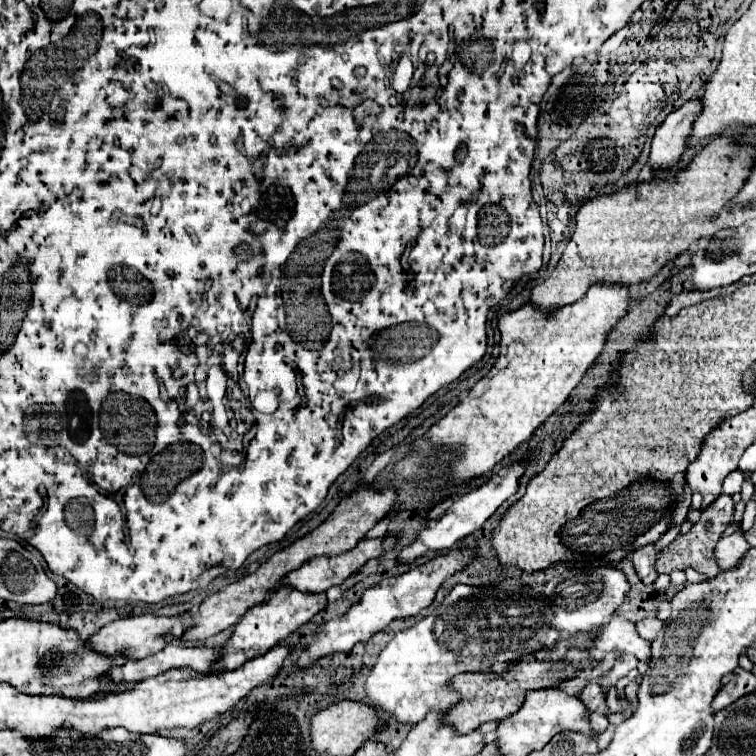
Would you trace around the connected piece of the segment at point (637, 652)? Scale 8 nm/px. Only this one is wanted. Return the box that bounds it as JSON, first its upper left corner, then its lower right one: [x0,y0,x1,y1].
[595,615,651,663]

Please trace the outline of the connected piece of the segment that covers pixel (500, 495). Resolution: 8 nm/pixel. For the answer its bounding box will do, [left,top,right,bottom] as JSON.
[399,463,525,563]

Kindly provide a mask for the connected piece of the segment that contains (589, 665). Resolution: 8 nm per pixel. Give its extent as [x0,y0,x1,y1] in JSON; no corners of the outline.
[565,649,597,669]

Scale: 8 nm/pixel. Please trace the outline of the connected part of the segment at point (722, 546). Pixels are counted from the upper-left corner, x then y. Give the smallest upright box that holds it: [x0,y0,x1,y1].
[715,531,751,571]

